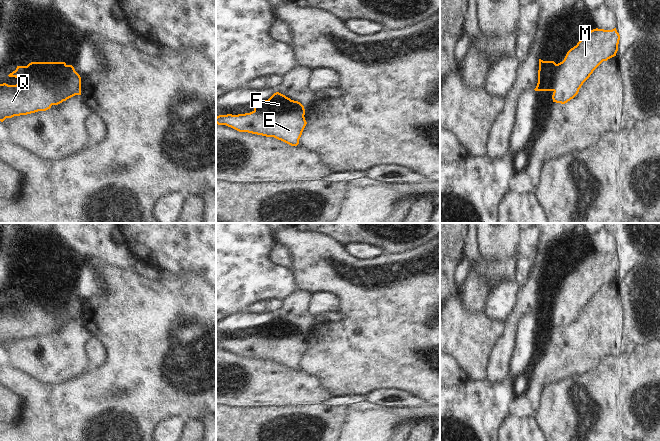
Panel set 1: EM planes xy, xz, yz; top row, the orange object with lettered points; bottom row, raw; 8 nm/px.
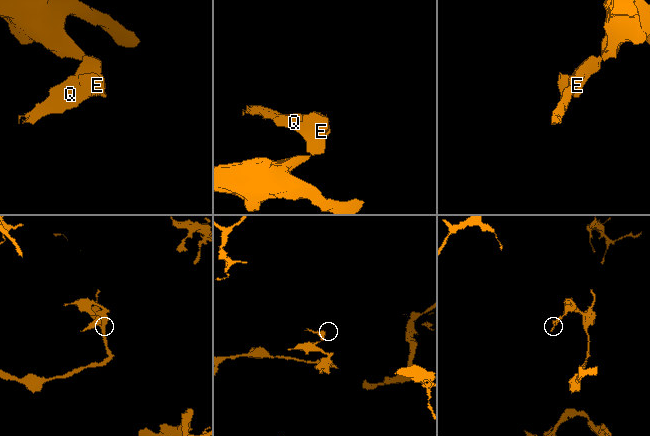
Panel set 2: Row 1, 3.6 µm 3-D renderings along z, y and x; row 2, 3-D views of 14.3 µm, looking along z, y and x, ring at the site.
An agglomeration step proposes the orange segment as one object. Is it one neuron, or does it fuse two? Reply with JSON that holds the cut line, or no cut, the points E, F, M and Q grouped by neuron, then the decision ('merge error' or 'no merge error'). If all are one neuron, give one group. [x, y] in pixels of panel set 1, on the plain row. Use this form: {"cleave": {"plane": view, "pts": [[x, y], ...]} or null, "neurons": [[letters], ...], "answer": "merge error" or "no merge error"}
{"cleave": null, "neurons": [["E", "F", "M", "Q"]], "answer": "no merge error"}

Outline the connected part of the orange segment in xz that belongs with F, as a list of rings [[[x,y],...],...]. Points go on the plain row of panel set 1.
[[[276,316],[268,324],[256,326],[252,336],[219,339],[216,347],[297,370],[307,348],[304,339],[305,333],[300,326]]]

